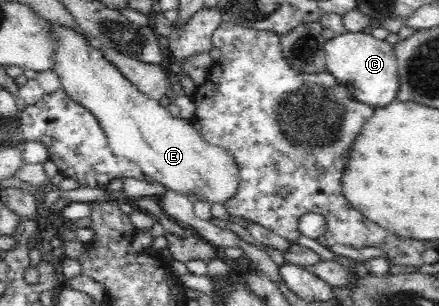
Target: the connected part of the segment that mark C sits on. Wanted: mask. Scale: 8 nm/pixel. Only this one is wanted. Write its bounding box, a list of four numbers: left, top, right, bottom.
[325,32,399,108]

